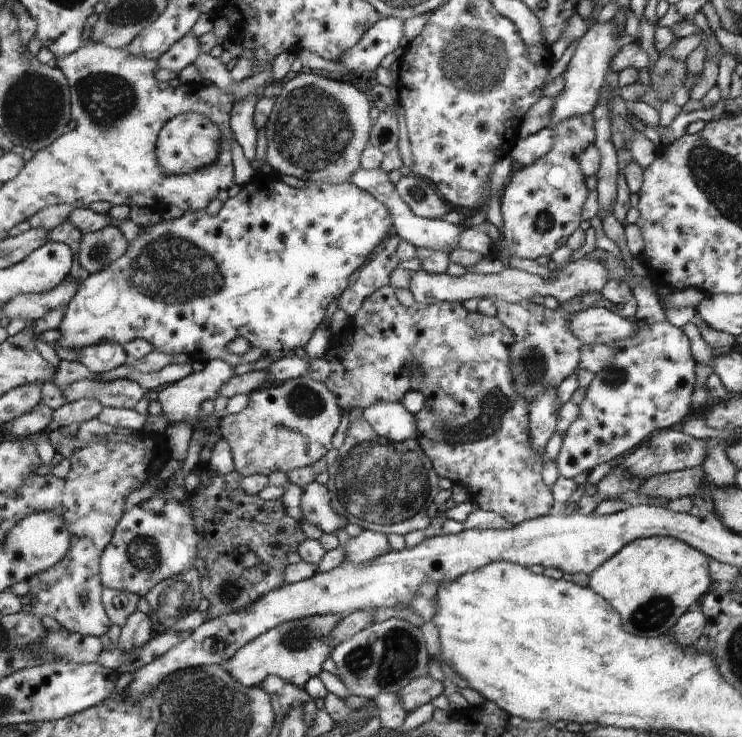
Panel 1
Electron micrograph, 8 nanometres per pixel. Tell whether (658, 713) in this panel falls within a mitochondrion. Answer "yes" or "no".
no

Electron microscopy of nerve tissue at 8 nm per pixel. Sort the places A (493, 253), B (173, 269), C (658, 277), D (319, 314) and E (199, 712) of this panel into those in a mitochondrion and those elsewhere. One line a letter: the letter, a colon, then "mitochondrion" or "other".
A: other
B: mitochondrion
C: other
D: other
E: mitochondrion

